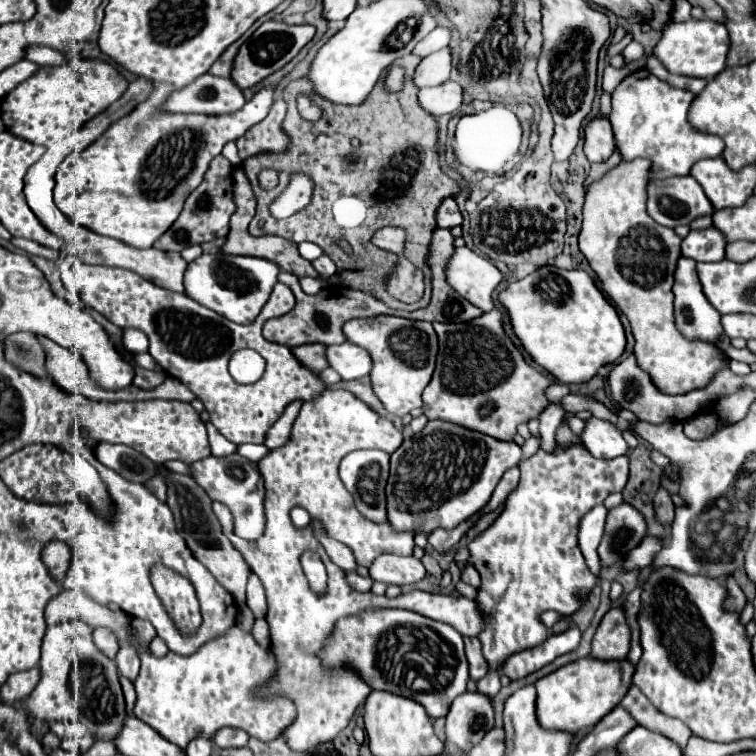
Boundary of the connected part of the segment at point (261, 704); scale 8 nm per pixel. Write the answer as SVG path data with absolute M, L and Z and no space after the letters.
M240 627L228 629L224 637L208 641L188 657L168 652L164 659L154 659L148 655L148 649L136 647L142 661L140 675L133 682L136 691L133 714L182 749L194 737L214 737L214 733L226 725L244 729L248 735L262 741L270 741L294 719L294 705L284 697L254 701L252 689L270 679L274 655L262 649L254 637Z

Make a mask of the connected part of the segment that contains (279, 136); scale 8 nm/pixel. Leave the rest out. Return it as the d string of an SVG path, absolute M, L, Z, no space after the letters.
M278 97L270 107L270 113L260 123L252 125L236 143L238 143L238 157L246 161L248 157L260 153L284 153L290 145L290 135L284 131L282 121L286 117L286 101Z

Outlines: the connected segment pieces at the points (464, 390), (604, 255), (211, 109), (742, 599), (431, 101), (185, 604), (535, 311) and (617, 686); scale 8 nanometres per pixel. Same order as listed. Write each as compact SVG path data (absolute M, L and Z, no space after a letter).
M492 309L468 323L432 323L440 349L432 381L424 389L424 415L458 423L490 437L512 441L518 423L538 417L548 399L544 389L552 383L544 373L524 361L520 349L506 337L502 329L502 313Z
M646 159L620 163L590 185L584 201L580 251L598 275L606 295L628 317L636 339L638 365L650 373L662 393L680 395L710 383L710 377L722 367L722 355L710 343L688 341L678 335L674 325L672 283L682 239L646 213L648 167L650 161Z
M202 75L186 89L172 93L166 111L178 113L204 113L204 115L228 115L244 105L244 95L232 79Z
M730 575L730 577L726 579L726 587L728 587L730 595L732 595L732 597L726 601L726 609L728 609L728 611L742 611L744 605L746 605L746 595L742 593L742 589L740 589L740 585L736 583L734 575Z
M446 81L446 83L436 85L436 87L420 89L418 103L432 117L456 113L462 105L462 87L454 81Z
M156 565L152 569L152 581L156 593L170 593L170 607L178 609L198 609L198 599L194 587L186 577L166 569L164 565Z
M550 265L510 283L498 295L508 311L514 335L526 353L560 383L586 383L602 365L614 363L626 347L616 309L604 299L586 271L562 271Z
M578 659L554 673L536 681L536 717L538 723L550 731L576 733L598 723L610 709L614 709L632 685L634 667L626 659L622 661L598 661Z

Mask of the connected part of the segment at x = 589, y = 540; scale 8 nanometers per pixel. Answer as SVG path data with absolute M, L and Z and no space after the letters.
M598 505L592 511L588 511L582 517L582 525L580 525L580 533L578 533L578 543L582 545L582 553L586 557L586 561L596 563L600 561L596 549L600 545L600 539L604 535L604 525L606 525L606 507Z

